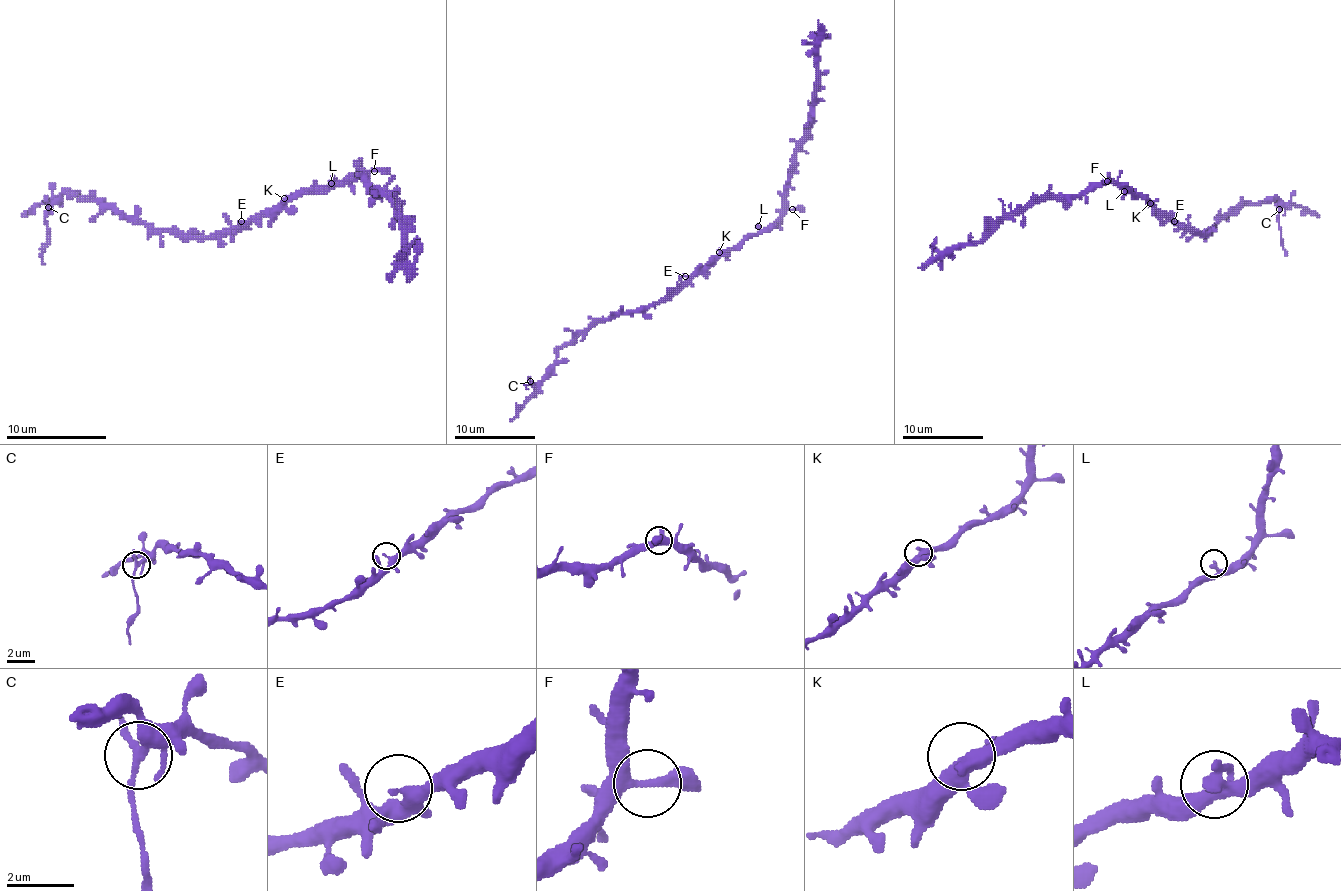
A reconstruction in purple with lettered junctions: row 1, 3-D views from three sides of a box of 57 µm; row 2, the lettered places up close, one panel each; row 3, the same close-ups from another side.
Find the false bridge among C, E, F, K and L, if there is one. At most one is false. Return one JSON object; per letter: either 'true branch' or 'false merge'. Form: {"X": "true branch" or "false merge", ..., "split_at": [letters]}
{"C": "false merge", "E": "true branch", "F": "true branch", "K": "true branch", "L": "true branch", "split_at": ["C"]}

